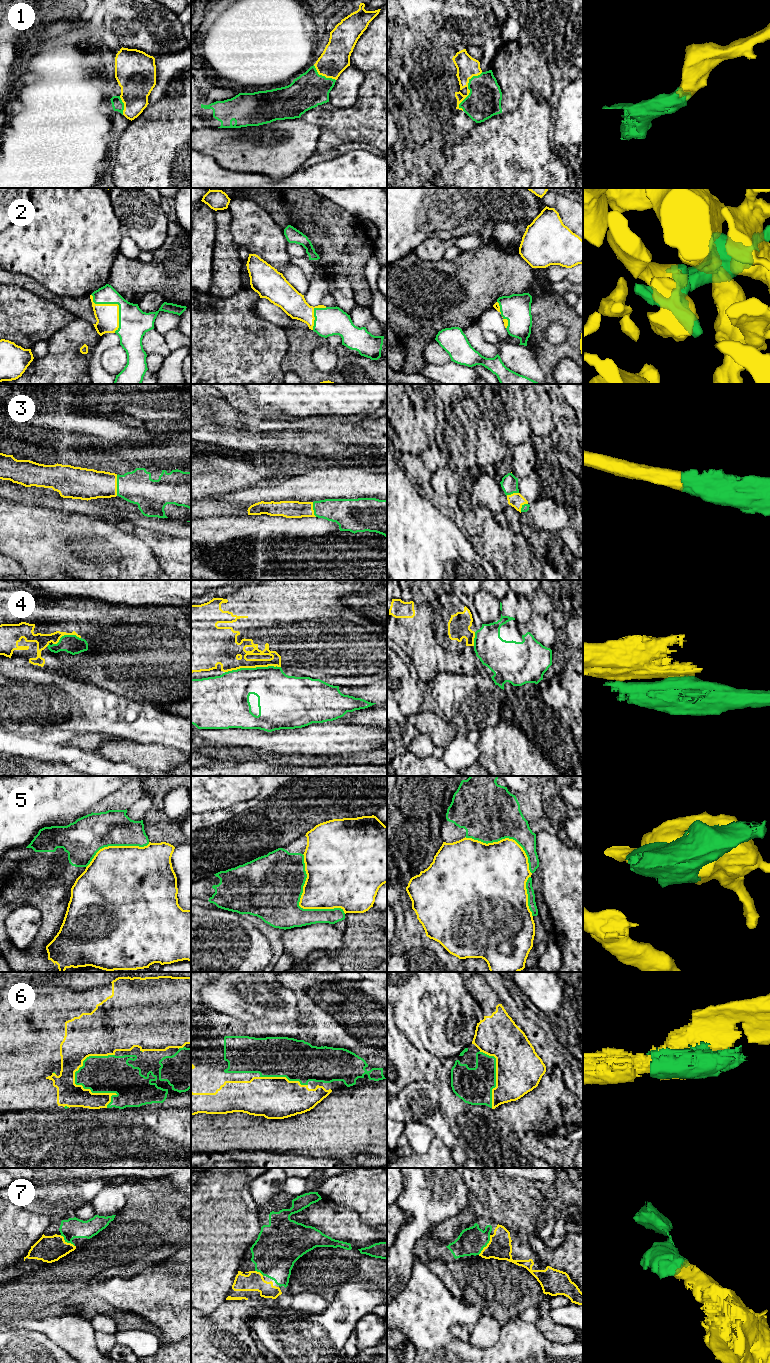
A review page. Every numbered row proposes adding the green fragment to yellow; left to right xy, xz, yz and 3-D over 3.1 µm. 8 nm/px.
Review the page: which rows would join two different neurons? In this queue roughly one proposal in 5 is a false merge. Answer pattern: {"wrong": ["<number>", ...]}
{"wrong": ["4", "5"]}

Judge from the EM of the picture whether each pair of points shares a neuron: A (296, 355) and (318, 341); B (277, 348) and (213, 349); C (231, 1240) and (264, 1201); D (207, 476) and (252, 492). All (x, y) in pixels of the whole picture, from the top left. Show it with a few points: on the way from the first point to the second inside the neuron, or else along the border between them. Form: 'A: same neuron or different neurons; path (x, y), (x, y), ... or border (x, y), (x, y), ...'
A: same neuron; path (301, 350), (310, 341), (313, 341)
B: same neuron; path (261, 348), (229, 349)
C: different neurons; border (250, 1185), (252, 1198), (263, 1215)
D: different neurons; border (257, 483), (219, 494)

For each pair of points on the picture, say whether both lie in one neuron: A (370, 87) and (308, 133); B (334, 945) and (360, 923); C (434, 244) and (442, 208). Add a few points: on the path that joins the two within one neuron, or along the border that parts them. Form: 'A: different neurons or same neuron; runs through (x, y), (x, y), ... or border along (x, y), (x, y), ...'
A: different neurons; border along (300, 117), (319, 128), (320, 136), (316, 149)
B: different neurons; border along (345, 933), (343, 936), (343, 946), (337, 958)
C: different neurons; border along (446, 241), (440, 238), (427, 238), (414, 249)

